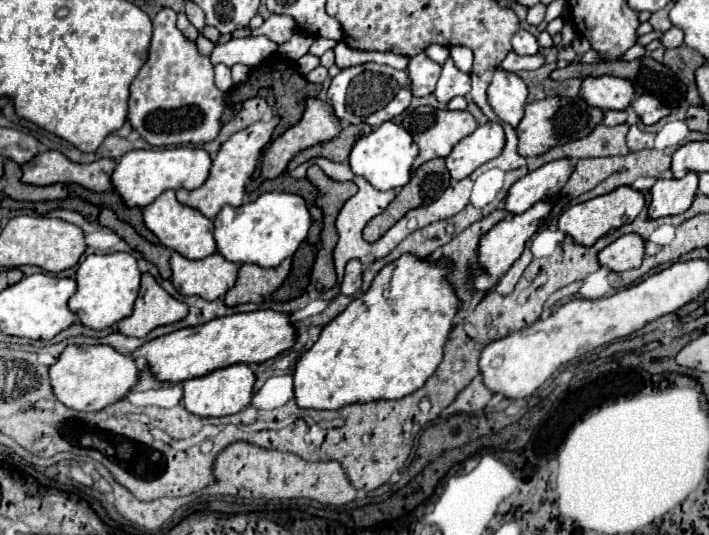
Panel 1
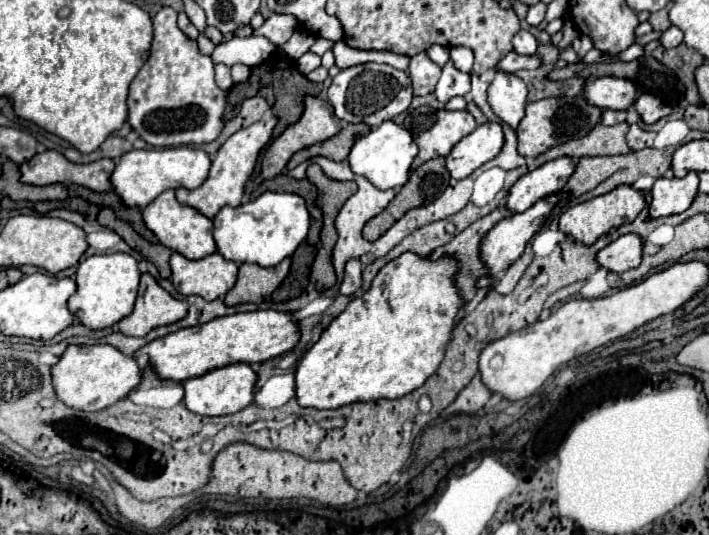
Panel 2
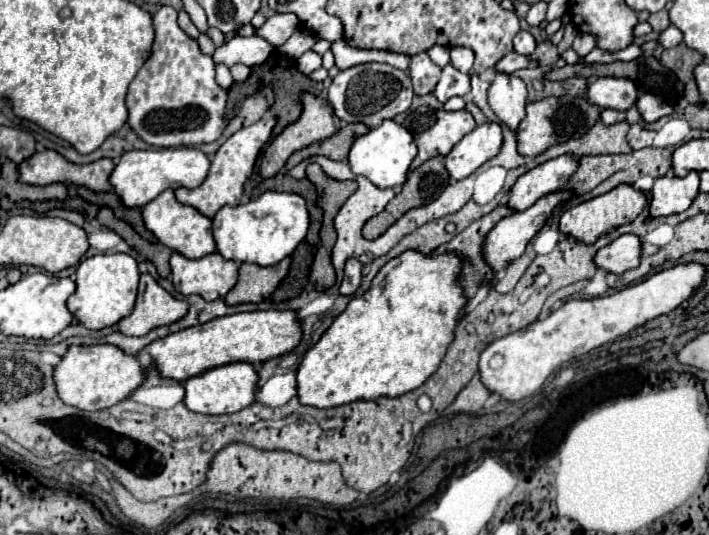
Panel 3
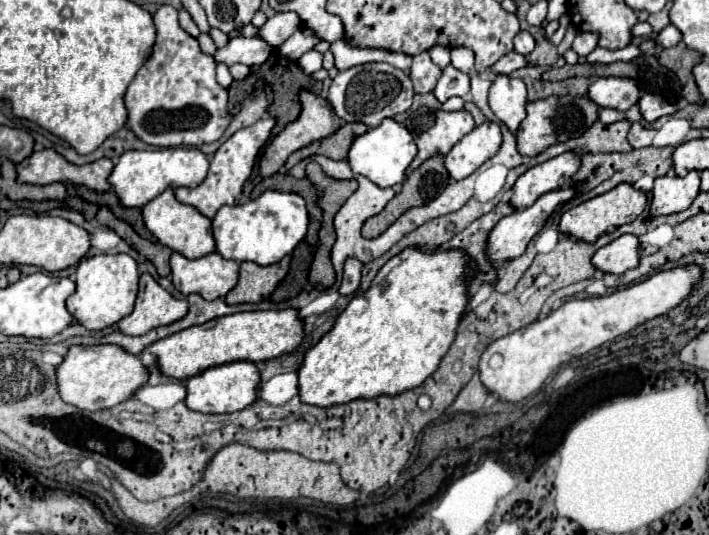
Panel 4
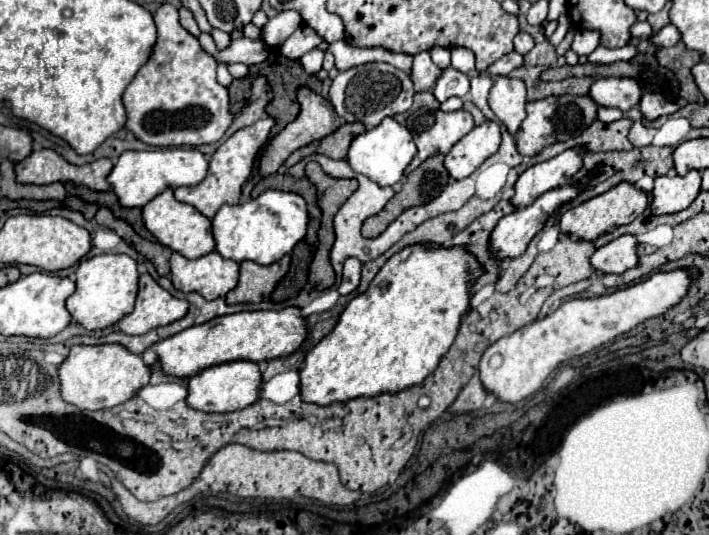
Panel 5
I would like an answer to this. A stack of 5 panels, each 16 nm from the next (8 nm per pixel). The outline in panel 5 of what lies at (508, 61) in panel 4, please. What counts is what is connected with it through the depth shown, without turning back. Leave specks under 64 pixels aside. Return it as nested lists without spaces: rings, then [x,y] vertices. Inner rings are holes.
[[[510,52],[506,56],[502,56],[498,62],[494,62],[488,70],[494,74],[494,76],[508,76],[512,70],[524,66],[524,56],[518,54],[518,52]]]

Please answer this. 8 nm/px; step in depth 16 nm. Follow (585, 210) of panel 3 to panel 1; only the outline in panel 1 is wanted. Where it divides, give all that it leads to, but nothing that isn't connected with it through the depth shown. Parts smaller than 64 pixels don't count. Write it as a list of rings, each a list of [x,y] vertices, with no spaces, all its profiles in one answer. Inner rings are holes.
[[[620,186],[616,188],[614,192],[610,194],[604,194],[604,196],[598,196],[598,198],[592,198],[588,202],[582,202],[582,204],[574,204],[570,206],[558,220],[558,230],[572,236],[574,242],[582,244],[582,246],[592,246],[598,238],[602,238],[608,230],[612,228],[620,228],[622,224],[628,224],[632,222],[640,210],[646,206],[644,202],[644,196],[642,192],[630,188],[630,186]]]

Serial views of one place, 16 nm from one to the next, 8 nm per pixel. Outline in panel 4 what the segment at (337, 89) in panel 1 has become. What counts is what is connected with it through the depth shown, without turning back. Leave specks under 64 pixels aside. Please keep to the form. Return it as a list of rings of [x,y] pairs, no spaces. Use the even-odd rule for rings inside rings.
[[[362,64],[338,72],[328,90],[328,102],[338,118],[344,122],[364,122],[368,128],[376,128],[384,118],[392,118],[406,112],[412,104],[414,88],[410,76],[390,64]]]

